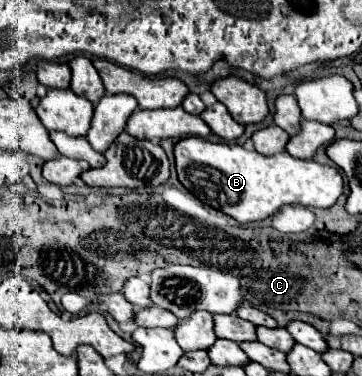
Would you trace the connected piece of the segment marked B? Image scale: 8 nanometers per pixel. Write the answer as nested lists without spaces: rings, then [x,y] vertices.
[[[190,136],[176,142],[174,158],[176,158],[178,180],[188,192],[192,192],[198,200],[208,204],[210,208],[216,208],[242,224],[264,220],[286,204],[300,204],[308,208],[330,208],[342,194],[342,176],[336,168],[318,164],[316,160],[298,160],[288,152],[262,156],[256,150],[246,150],[244,146],[238,144],[214,144],[204,138]]]

